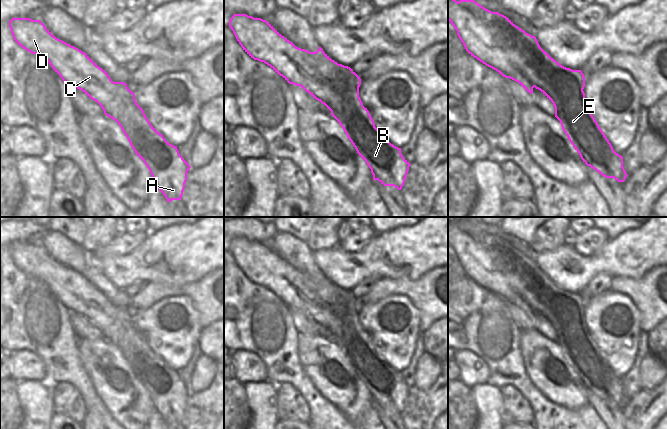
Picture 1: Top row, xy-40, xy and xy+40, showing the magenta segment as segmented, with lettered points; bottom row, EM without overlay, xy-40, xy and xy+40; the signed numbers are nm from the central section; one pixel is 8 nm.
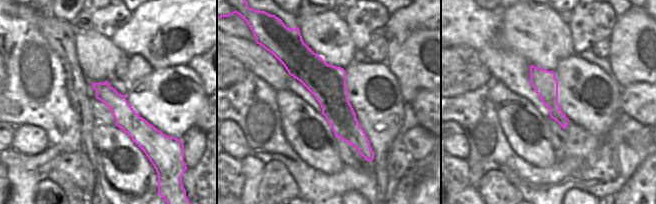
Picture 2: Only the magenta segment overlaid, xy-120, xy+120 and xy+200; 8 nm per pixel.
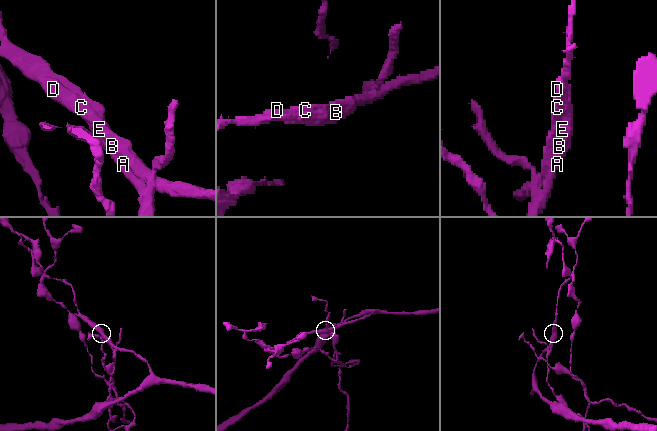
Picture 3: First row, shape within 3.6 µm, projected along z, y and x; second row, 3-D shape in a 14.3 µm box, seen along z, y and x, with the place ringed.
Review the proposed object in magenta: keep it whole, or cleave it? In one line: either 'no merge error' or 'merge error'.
merge error

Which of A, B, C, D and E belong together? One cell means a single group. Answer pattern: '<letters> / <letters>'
A B C E / D

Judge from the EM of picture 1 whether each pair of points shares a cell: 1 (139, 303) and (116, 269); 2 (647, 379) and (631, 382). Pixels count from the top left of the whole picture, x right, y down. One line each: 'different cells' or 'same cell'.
1: different cells
2: different cells

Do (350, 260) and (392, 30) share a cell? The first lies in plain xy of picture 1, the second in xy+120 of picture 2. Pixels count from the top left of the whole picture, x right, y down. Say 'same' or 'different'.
same

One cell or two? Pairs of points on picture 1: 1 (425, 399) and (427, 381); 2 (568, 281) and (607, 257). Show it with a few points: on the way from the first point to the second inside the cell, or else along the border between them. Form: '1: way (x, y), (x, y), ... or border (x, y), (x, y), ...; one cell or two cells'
1: border (437, 377), (425, 389), (413, 388); two cells
2: way (578, 274), (581, 274), (589, 266), (597, 264); one cell

